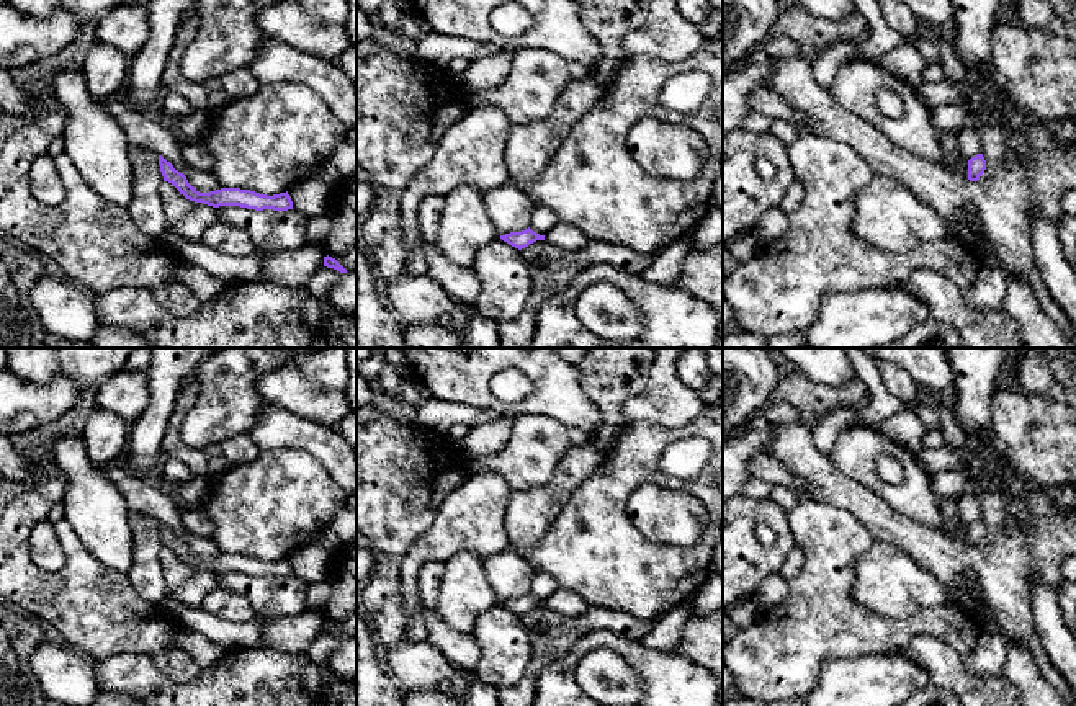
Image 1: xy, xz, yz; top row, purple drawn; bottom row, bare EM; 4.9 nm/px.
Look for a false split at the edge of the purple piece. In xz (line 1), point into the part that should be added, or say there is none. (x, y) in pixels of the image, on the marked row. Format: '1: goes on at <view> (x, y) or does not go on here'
1: does not go on here

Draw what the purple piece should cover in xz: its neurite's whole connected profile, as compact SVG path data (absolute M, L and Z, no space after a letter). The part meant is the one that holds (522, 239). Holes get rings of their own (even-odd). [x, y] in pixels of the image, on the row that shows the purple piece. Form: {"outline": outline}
{"outline": "M528 227L522 232L510 232L510 234L500 235L500 239L509 245L522 250L536 240L545 240L545 235L540 235Z"}

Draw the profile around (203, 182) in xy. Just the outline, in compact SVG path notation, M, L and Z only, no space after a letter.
M121 96L108 98L101 103L123 127L129 145L146 147L162 155L200 193L222 188L214 173L195 170L185 162L180 152L182 145L157 111L139 113L129 108Z

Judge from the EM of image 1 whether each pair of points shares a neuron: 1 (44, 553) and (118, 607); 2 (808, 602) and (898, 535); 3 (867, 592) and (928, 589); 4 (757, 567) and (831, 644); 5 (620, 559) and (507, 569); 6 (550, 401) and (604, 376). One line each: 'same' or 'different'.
1: different
2: different
3: same
4: different
5: different
6: different

